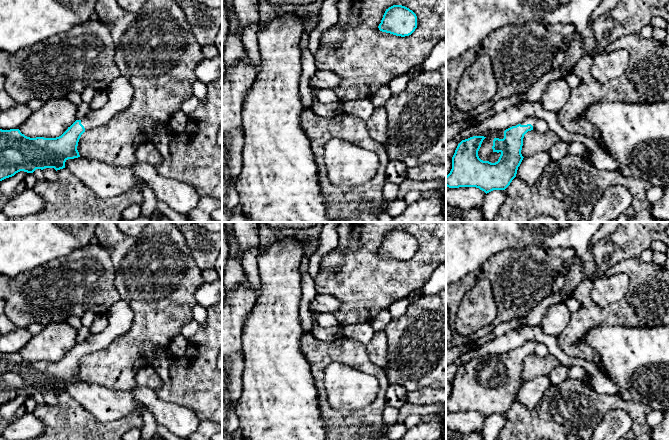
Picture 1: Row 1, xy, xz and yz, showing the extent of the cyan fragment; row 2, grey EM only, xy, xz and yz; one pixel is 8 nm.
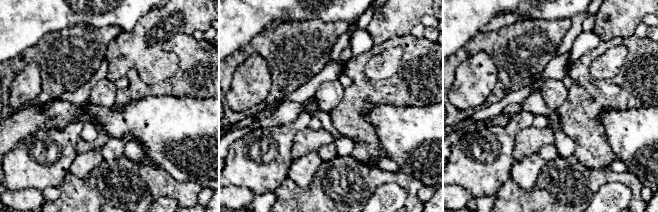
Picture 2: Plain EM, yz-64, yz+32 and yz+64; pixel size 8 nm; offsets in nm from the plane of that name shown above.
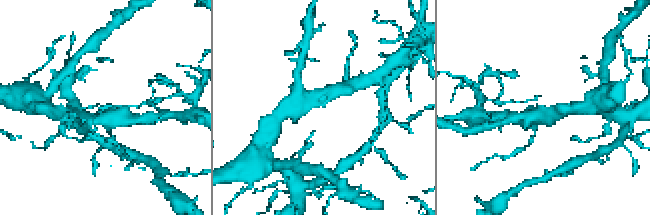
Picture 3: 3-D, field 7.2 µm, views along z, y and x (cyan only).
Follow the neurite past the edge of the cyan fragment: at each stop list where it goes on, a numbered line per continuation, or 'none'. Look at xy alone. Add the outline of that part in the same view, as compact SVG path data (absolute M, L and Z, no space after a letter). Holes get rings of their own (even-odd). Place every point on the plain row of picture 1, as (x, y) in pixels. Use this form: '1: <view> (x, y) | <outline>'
1: xy (120, 315) | M120 299L112 304L106 317L106 328L97 334L91 334L81 344L85 355L108 347L116 337L128 332L133 323L133 310L128 303Z

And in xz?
none

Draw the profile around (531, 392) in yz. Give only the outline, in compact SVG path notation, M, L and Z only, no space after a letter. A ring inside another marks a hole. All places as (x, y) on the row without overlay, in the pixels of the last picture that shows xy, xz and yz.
M540 375L532 380L523 382L516 400L526 409L533 410L538 406L544 392L552 385L547 375Z

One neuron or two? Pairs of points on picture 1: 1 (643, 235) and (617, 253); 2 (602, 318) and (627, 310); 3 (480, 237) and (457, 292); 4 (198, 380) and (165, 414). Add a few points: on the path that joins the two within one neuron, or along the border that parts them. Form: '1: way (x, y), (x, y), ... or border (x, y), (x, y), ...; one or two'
1: way (637, 239), (623, 252); one
2: way (608, 315), (621, 312); one
3: border (461, 279), (456, 283); two
4: border (155, 391), (161, 400), (187, 406), (196, 415); two

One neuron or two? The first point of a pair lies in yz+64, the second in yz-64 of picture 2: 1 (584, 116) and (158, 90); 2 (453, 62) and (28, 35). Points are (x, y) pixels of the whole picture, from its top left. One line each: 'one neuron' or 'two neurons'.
1: one neuron
2: two neurons

